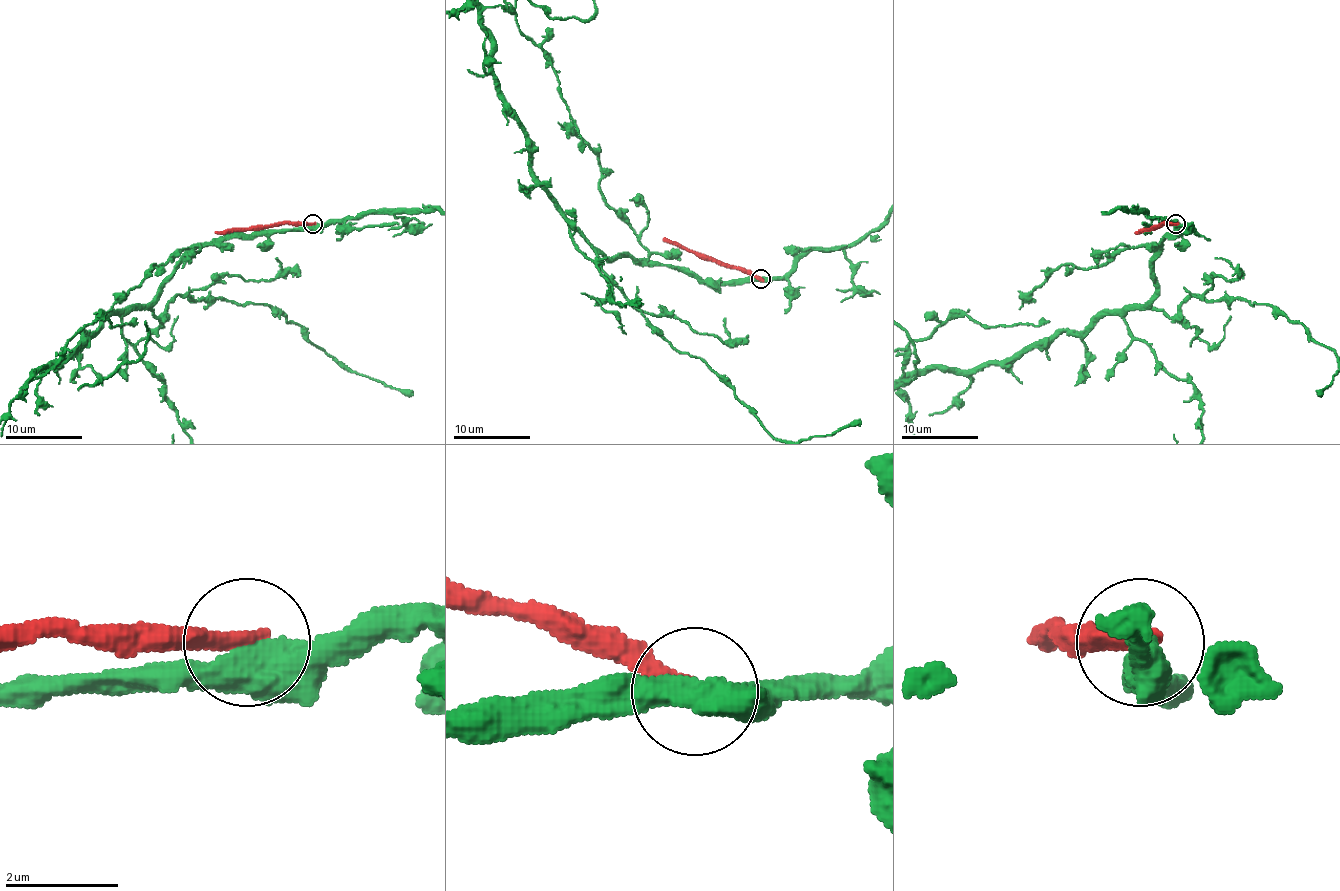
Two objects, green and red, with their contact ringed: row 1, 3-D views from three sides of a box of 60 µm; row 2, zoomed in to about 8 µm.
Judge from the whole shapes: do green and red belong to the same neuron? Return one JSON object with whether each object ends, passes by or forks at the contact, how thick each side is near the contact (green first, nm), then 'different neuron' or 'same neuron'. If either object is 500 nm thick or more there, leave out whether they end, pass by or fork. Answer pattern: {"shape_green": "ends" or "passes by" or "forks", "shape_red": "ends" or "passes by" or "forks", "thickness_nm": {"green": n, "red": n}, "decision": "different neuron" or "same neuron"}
{"shape_green": "passes by", "shape_red": "ends", "thickness_nm": {"green": 480, "red": 340}, "decision": "different neuron"}

